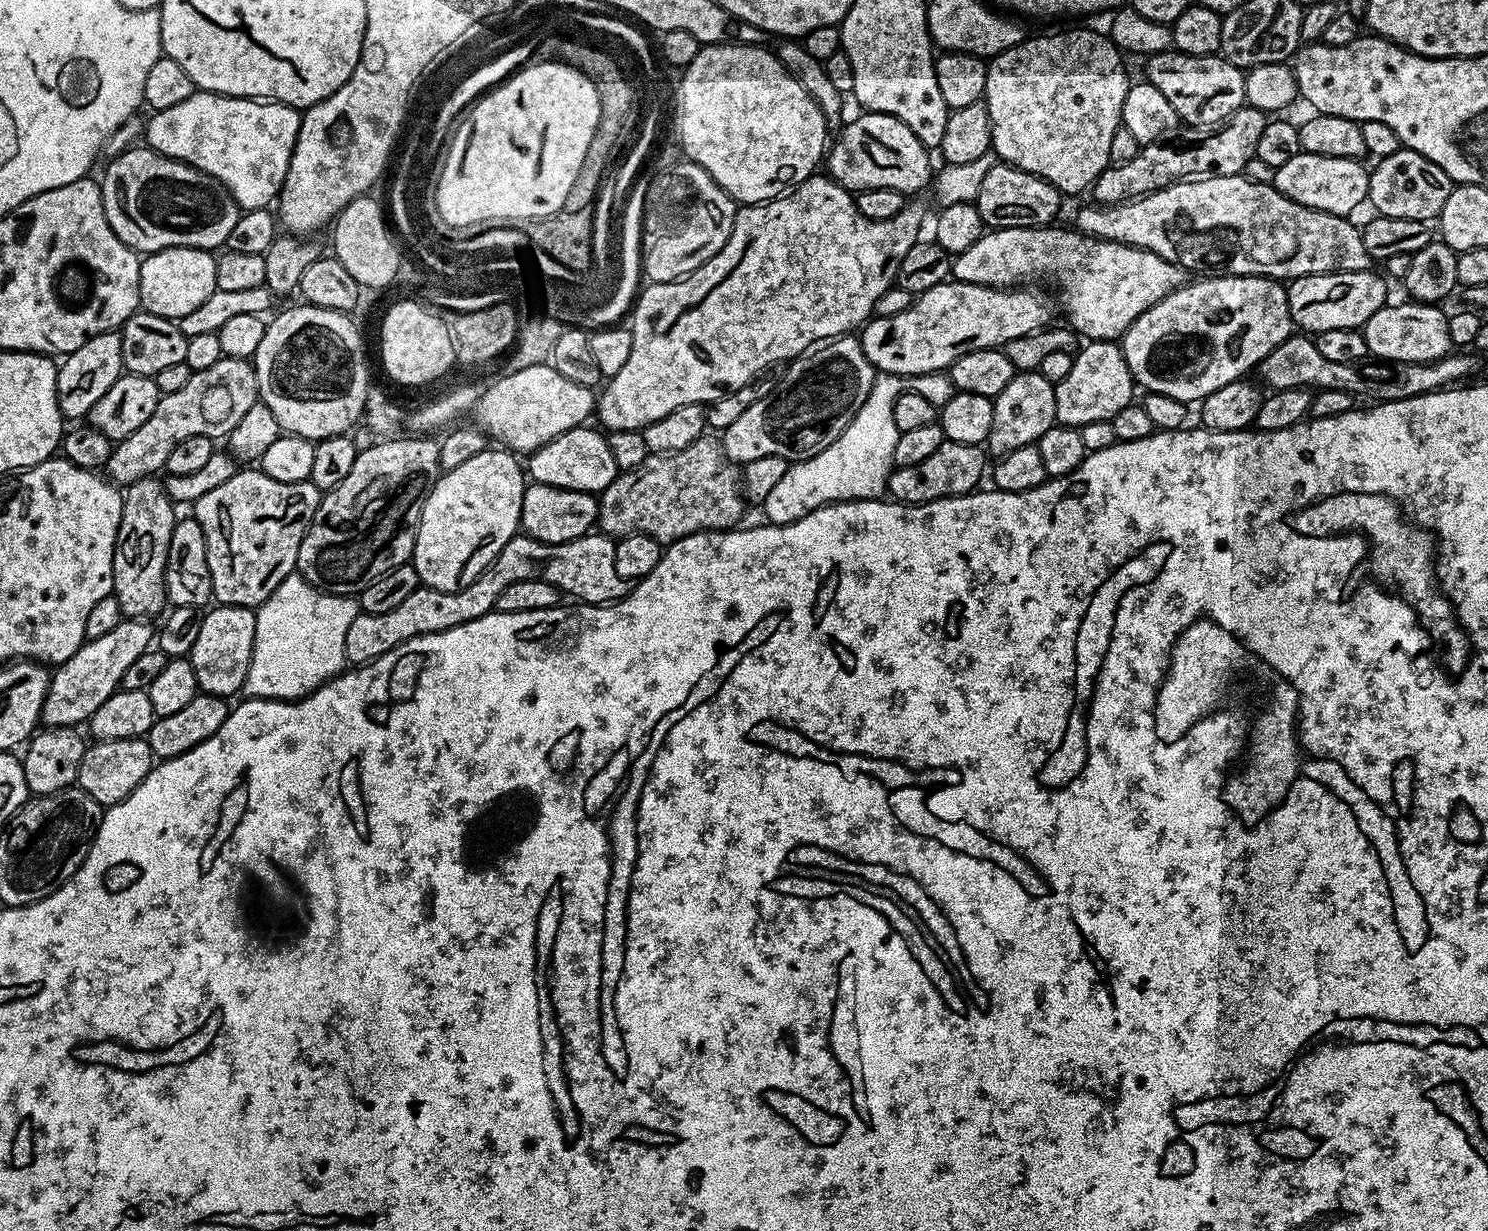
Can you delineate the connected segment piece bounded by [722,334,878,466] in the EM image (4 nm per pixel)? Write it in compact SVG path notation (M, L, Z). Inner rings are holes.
M845 334L797 356L783 369L780 380L770 395L754 402L750 410L745 410L729 428L723 429L724 453L737 466L754 462L754 458L766 458L766 454L778 454L778 458L786 458L789 462L809 460L814 458L814 454L822 454L822 450L826 450L826 446L833 444L842 430L850 426L856 412L862 410L877 375L876 367L866 358L859 339L852 334Z

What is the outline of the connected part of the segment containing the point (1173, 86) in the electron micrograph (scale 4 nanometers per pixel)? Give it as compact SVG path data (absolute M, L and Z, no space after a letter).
M1169 50L1159 52L1153 56L1147 57L1144 68L1143 79L1154 86L1154 90L1159 90L1174 106L1177 117L1188 126L1211 126L1220 124L1230 114L1234 114L1246 104L1246 75L1245 69L1234 66L1229 60L1217 54L1215 56L1188 56L1184 52Z

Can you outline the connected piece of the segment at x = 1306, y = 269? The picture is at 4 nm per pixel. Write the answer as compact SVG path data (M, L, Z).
M1247 175L1239 176L1202 176L1182 180L1178 184L1171 184L1169 188L1163 188L1157 192L1151 192L1149 196L1140 196L1136 200L1128 200L1124 204L1097 204L1088 202L1085 208L1076 212L1075 231L1084 232L1088 236L1094 236L1098 240L1109 240L1110 242L1122 242L1129 244L1132 248L1145 248L1192 274L1223 274L1226 276L1267 276L1269 280L1291 282L1303 276L1317 276L1327 272L1366 272L1373 267L1374 261L1370 254L1366 254L1366 242L1362 242L1362 231L1359 227L1352 225L1353 221L1347 216L1338 214L1326 214L1322 210L1314 210L1310 206L1302 206L1286 194L1282 194L1272 184L1263 184L1249 178Z

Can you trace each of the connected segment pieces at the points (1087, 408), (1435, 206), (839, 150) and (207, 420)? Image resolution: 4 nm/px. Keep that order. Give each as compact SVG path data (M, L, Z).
M1088 340L1085 345L1080 353L1077 351L1073 355L1070 374L1054 385L1056 423L1068 428L1081 428L1090 422L1112 421L1122 406L1134 400L1134 381L1126 366L1123 347L1111 340Z
M1406 147L1390 154L1385 160L1376 160L1368 177L1368 200L1376 207L1375 211L1382 216L1390 218L1410 218L1411 220L1423 220L1432 222L1439 217L1442 206L1446 206L1446 198L1450 198L1454 181L1434 162L1430 162L1422 154L1411 152Z
M867 110L859 114L857 120L839 129L840 137L837 140L835 137L827 149L826 172L832 181L853 194L879 188L920 194L924 187L927 189L934 176L934 166L932 168L932 160L928 157L931 156L929 149L916 137L914 130L890 114Z
M222 358L210 366L210 370L193 372L190 382L182 386L182 390L174 390L174 394L160 397L158 406L134 434L119 441L113 447L106 465L111 479L117 485L127 486L138 482L146 476L156 476L167 465L170 450L186 438L195 436L211 436L227 438L242 422L242 417L260 400L260 387L255 367L248 360L230 360Z

